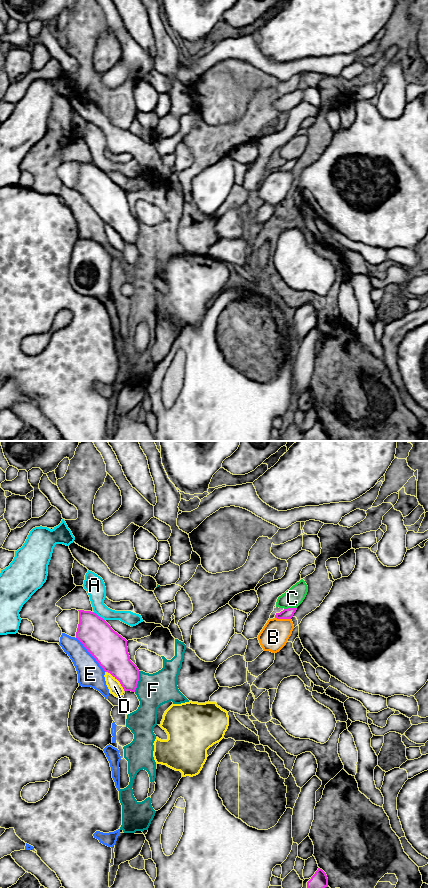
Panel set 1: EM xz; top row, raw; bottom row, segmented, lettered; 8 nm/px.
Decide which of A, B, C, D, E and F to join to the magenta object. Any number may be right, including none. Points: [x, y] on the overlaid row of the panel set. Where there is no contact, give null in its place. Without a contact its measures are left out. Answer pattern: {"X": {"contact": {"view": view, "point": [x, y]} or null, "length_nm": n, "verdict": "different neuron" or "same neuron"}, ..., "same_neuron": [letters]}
{"A": {"contact": {"view": "xz", "point": [98, 616]}, "length_nm": 120, "verdict": "different neuron"}, "B": {"contact": {"view": "xz", "point": [283, 618]}, "length_nm": 130, "verdict": "different neuron"}, "C": {"contact": {"view": "xz", "point": [290, 608]}, "length_nm": 110, "verdict": "different neuron"}, "D": {"contact": {"view": "xz", "point": [116, 678]}, "length_nm": 220, "verdict": "different neuron"}, "E": {"contact": {"view": "xz", "point": [90, 653]}, "length_nm": 360, "verdict": "different neuron"}, "F": {"contact": {"view": "xz", "point": [138, 680]}, "length_nm": 170, "verdict": "different neuron"}, "same_neuron": []}

